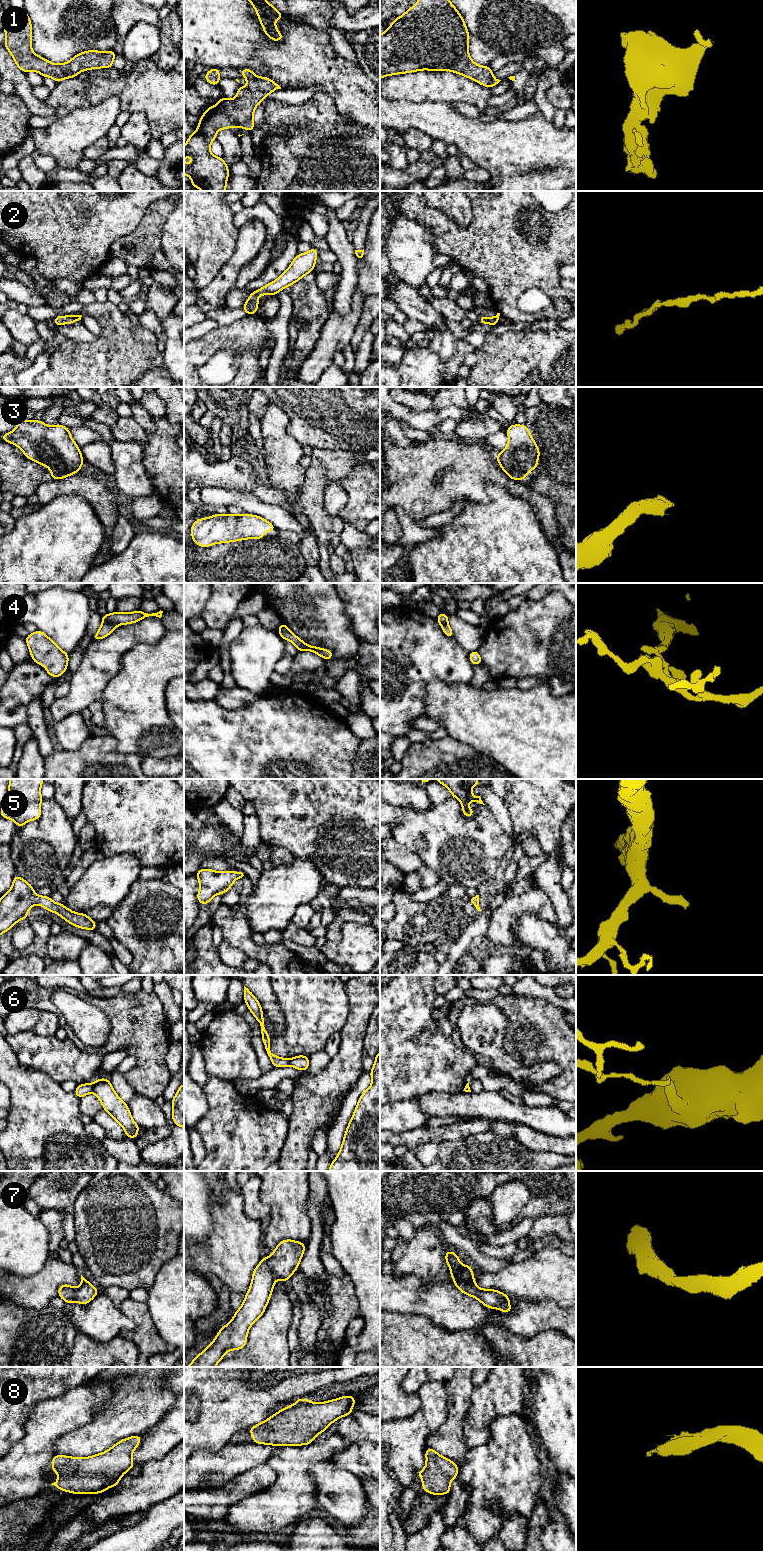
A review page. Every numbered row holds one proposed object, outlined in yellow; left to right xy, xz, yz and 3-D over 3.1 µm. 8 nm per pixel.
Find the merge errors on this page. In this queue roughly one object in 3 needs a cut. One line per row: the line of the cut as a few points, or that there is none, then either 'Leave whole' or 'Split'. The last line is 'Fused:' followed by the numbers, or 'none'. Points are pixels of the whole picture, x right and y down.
1: No split. Leave whole
2: No split. Leave whole
3: No split. Leave whole
4: Split along xy (102, 622), (111, 622), (116, 625). Split
5: No split. Leave whole
6: Split along xy (94, 1083), (92, 1091). Split
7: No split. Leave whole
8: No split. Leave whole
Fused: 4, 6

